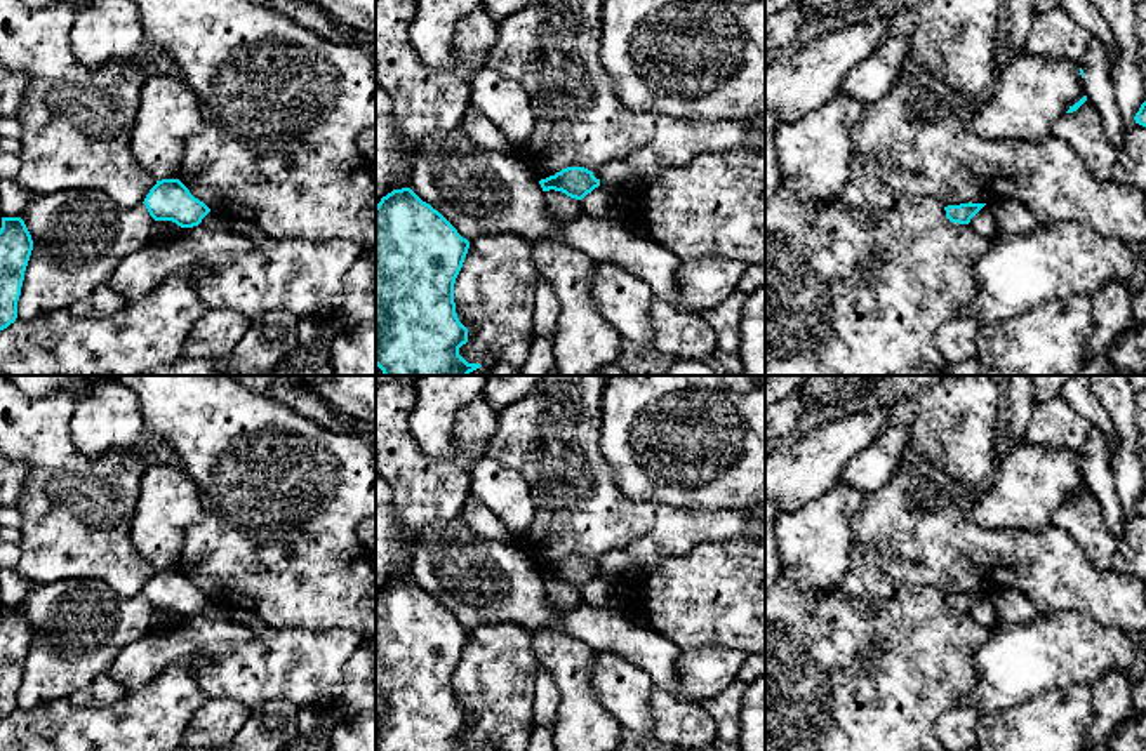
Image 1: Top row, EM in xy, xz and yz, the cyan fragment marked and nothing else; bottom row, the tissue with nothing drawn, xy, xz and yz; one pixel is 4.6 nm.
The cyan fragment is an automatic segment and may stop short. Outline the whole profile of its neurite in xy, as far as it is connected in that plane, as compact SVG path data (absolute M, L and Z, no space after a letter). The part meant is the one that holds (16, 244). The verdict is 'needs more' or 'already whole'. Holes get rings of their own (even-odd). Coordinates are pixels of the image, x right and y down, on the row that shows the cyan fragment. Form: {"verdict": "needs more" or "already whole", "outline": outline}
{"verdict": "already whole", "outline": "M2 217L0 228L0 330L17 318L17 301L33 250L31 235L21 217Z"}

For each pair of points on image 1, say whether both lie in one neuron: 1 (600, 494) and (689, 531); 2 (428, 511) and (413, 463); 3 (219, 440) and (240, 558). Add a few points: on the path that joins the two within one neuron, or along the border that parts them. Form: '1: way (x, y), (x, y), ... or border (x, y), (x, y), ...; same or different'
1: border (658, 508), (652, 529), (628, 546); different
2: way (425, 499), (425, 492), (413, 475); same
3: way (232, 470), (230, 529); same

